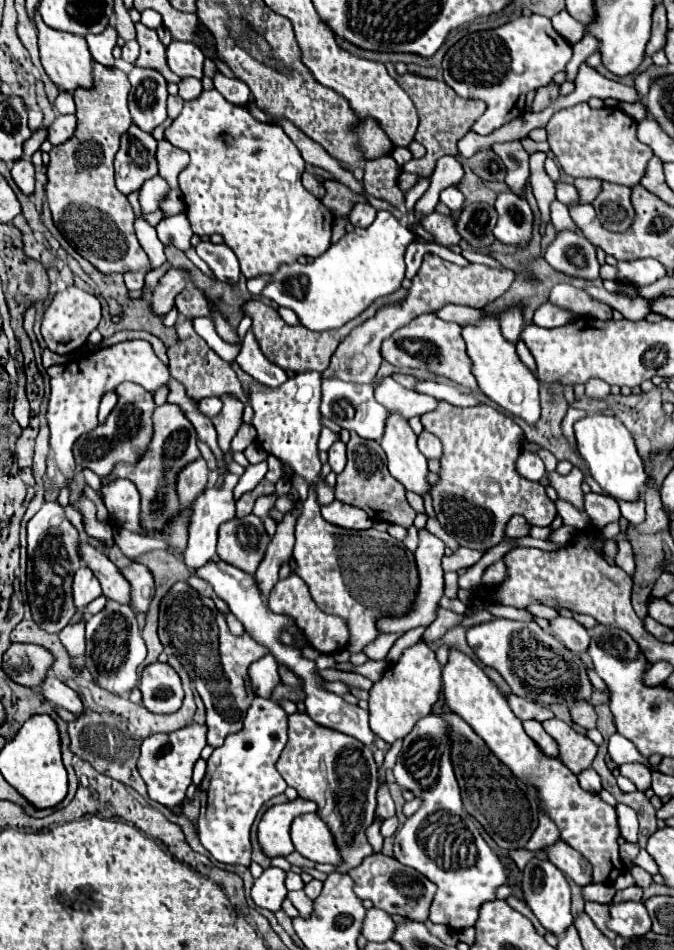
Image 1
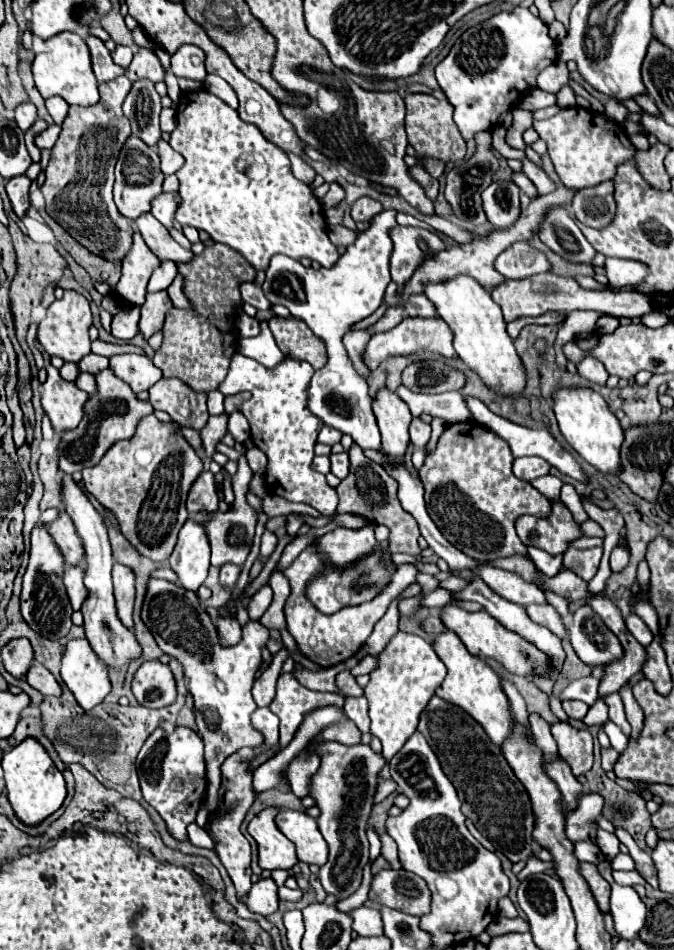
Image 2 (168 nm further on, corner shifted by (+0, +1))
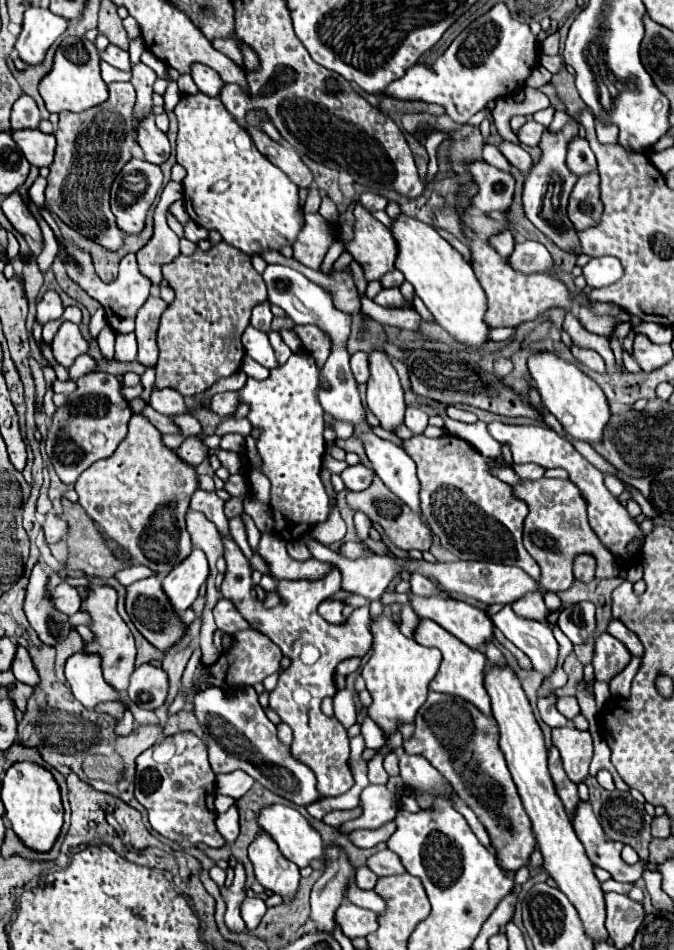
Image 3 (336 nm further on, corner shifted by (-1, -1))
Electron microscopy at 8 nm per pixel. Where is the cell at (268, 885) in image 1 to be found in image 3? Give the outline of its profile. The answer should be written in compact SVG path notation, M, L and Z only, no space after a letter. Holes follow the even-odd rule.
M253 897L253 899L243 899L241 903L241 917L245 921L245 927L247 931L253 931L259 923L261 923L261 917L265 915L267 907L265 907L265 901L259 899L259 897Z

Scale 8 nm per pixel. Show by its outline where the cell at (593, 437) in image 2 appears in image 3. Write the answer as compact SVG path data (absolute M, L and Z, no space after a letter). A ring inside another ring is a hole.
M539 351L539 353L529 355L527 367L535 381L535 387L541 395L545 409L557 417L557 421L563 425L563 429L569 435L573 435L575 439L581 439L587 443L601 441L605 421L609 421L609 415L611 415L601 387L591 377L587 377L577 365L573 365L549 351Z

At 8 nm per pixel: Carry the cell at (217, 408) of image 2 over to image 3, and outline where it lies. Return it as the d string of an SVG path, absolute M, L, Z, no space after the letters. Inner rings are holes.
M217 393L217 395L213 395L211 409L219 417L229 417L229 415L233 415L237 411L239 403L241 401L239 401L239 395L237 393Z

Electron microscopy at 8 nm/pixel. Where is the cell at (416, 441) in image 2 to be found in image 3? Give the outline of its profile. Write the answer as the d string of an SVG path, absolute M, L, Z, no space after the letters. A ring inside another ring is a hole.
M407 405L407 411L405 411L405 425L415 433L415 435L421 435L423 429L427 427L427 413L415 405Z

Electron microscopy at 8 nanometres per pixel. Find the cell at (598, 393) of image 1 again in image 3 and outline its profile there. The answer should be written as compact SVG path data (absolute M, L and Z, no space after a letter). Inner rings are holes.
M571 345L571 353L583 363L587 365L589 369L597 371L597 373L605 373L605 361L599 353L595 353L593 349L585 349L585 347L577 347L577 345Z

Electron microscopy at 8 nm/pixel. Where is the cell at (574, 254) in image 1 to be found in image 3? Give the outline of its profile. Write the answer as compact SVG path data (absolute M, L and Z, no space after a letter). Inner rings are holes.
M575 119L569 121L567 125L563 125L563 129L555 131L555 133L551 129L545 129L545 133L541 137L541 143L539 143L539 149L541 149L539 161L533 163L533 167L529 169L529 173L525 177L525 183L523 183L525 217L563 251L577 249L577 231L575 231L573 223L569 223L569 217L567 217L567 211L565 211L567 199L569 199L571 189L575 187L575 181L577 181L577 175L573 175L569 171L569 167L565 163L565 157L567 157L569 143L577 135L579 135L579 121L575 121Z

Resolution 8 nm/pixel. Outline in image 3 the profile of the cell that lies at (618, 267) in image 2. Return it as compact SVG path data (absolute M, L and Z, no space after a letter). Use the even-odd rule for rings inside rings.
M597 257L591 259L585 267L583 267L583 277L587 281L587 287L607 287L611 283L615 283L621 277L621 263L619 259L613 257Z

